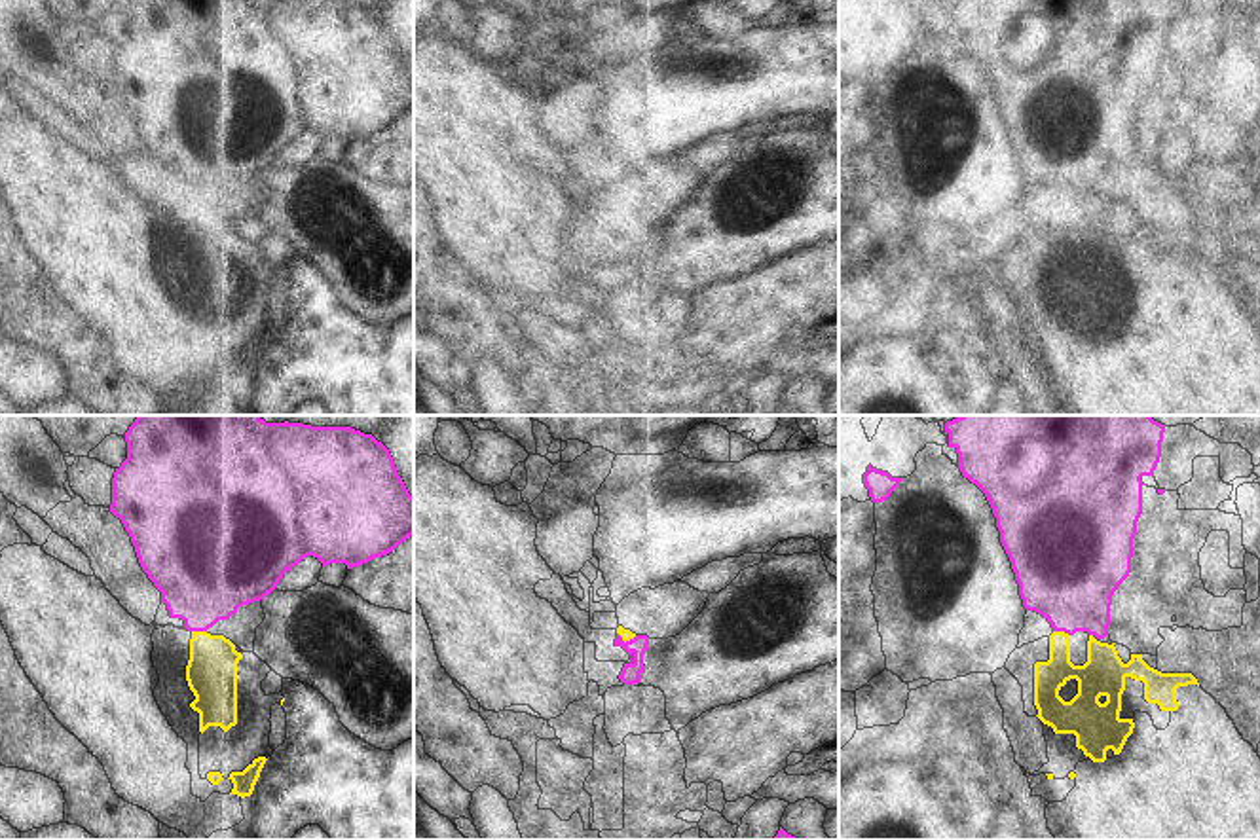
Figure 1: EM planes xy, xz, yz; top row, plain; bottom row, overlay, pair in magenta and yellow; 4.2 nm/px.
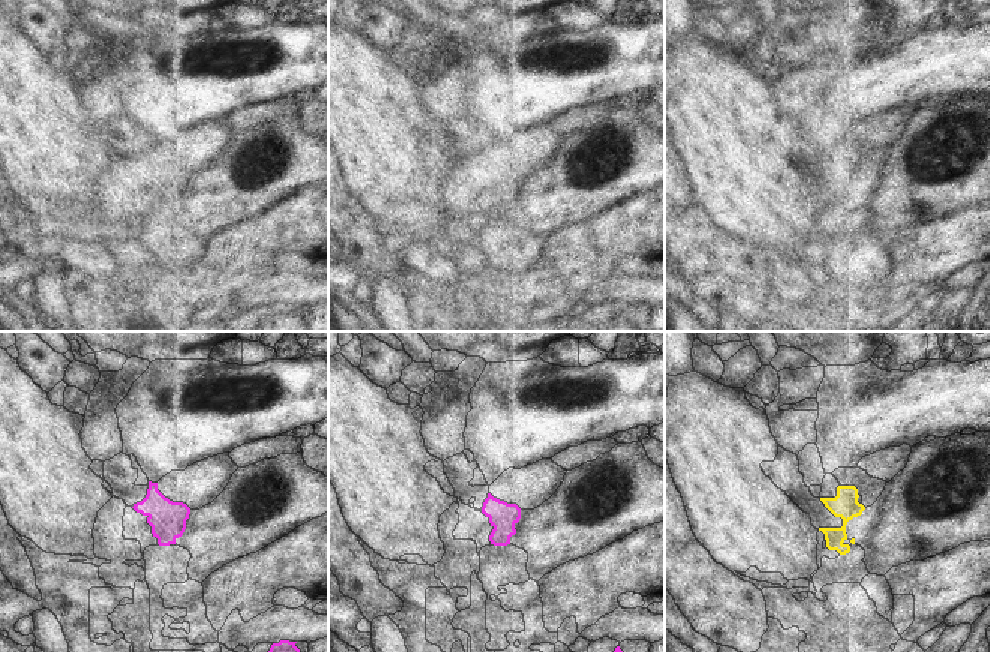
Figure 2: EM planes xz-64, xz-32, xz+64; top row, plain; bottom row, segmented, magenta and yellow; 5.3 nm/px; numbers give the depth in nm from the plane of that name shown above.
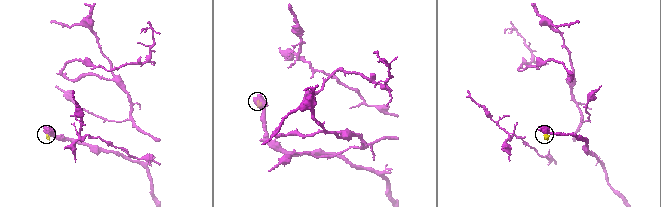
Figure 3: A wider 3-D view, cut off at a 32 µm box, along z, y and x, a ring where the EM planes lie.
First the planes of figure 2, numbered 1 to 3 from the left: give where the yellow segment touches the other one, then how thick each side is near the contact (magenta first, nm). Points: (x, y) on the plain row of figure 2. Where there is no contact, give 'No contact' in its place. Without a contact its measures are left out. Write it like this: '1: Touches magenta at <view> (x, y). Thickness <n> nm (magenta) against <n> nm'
1: No contact
2: No contact
3: No contact

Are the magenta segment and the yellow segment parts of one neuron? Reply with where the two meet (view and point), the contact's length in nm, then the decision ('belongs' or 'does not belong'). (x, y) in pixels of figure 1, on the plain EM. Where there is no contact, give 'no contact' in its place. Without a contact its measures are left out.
yz (1061, 205) | 80 nm | does not belong

